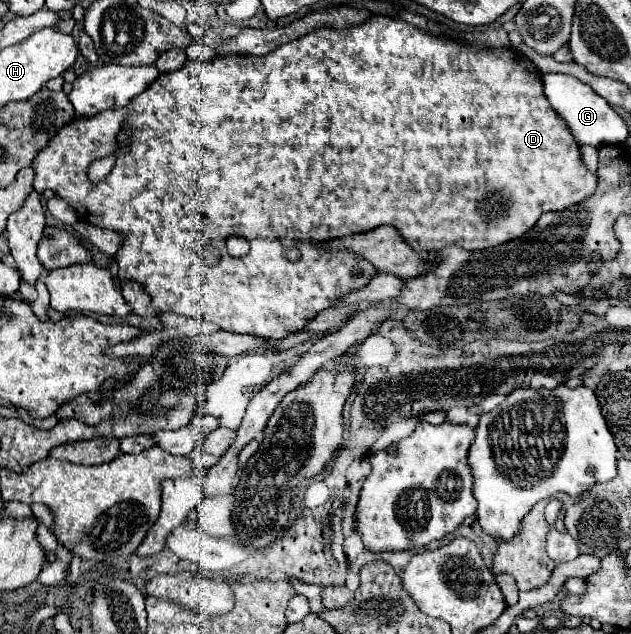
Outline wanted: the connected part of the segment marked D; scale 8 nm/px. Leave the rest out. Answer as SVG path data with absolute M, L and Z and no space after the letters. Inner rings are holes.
M369 16L365 22L345 28L323 26L303 38L297 38L295 42L279 46L265 56L231 54L217 56L207 62L187 60L183 68L161 74L147 90L131 98L123 110L105 110L103 114L95 114L91 118L73 118L67 122L55 134L55 138L51 138L49 146L37 154L31 168L35 170L33 188L39 194L43 190L53 190L75 208L79 220L115 230L123 236L123 244L115 254L119 278L141 282L153 298L153 306L157 306L161 312L175 312L181 316L215 322L221 330L261 338L285 338L287 334L301 330L311 318L315 318L317 312L329 308L335 298L347 294L349 290L363 288L369 278L375 276L375 268L361 256L355 256L353 252L323 252L313 248L313 242L343 238L355 232L369 232L381 224L387 224L395 226L401 238L419 254L439 252L447 246L459 246L463 250L487 250L523 236L527 230L531 230L531 226L535 226L541 214L567 210L587 200L597 186L597 176L585 168L575 138L545 98L541 74L523 54L517 52L515 60L515 50L511 48L475 48L441 34L435 36L423 32L405 20L389 16ZM123 124L133 128L131 150L117 156L115 168L103 182L91 184L87 180L89 164L117 150L115 136ZM229 236L247 238L251 244L249 254L243 258L231 258L225 250L225 240ZM205 246L219 250L221 260L217 266L205 266L201 262L199 250ZM291 246L301 250L301 260L295 264L287 262L283 256L283 250Z

